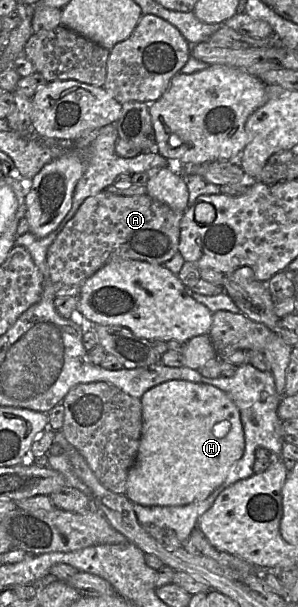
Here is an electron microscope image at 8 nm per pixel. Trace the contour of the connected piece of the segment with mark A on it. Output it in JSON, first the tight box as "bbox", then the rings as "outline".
{"bbox":[47,190,183,296],"outline":[[[103,190],[84,200],[47,250],[56,295],[78,296],[82,284],[113,260],[130,259],[164,265],[177,252],[183,212],[148,194],[123,196]]]}

